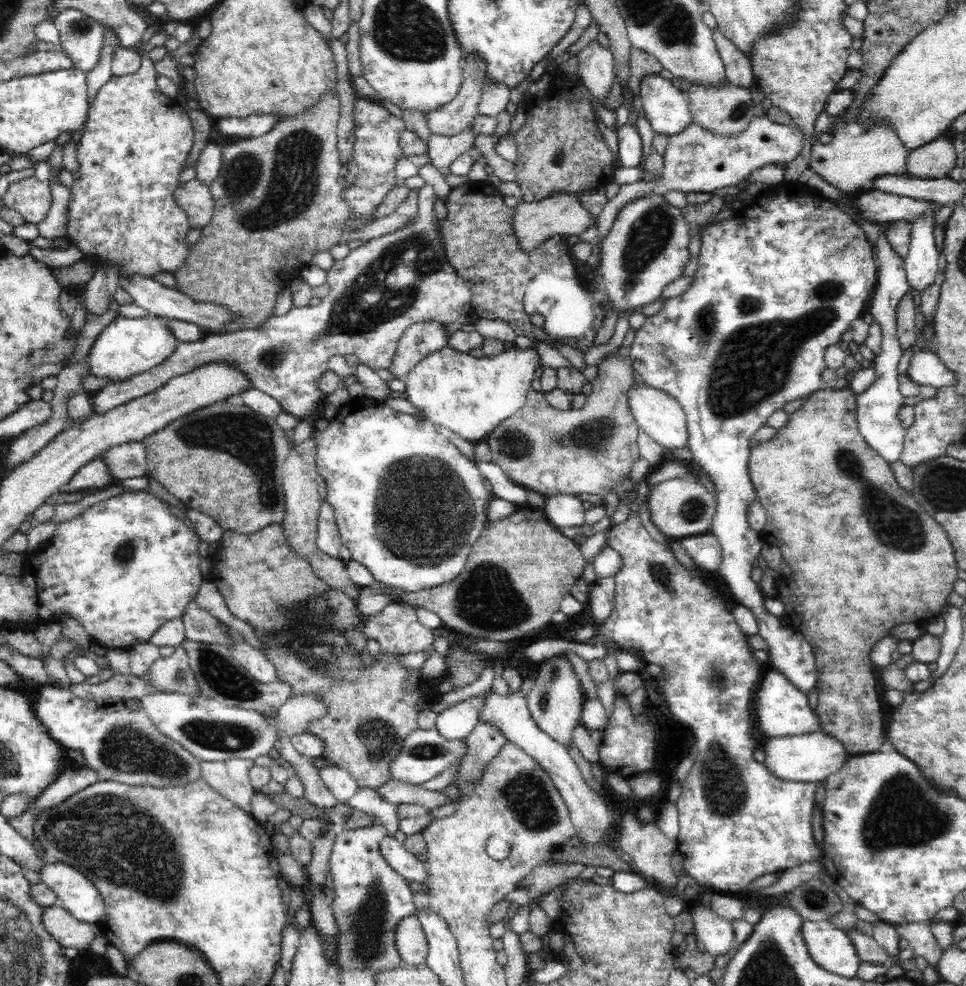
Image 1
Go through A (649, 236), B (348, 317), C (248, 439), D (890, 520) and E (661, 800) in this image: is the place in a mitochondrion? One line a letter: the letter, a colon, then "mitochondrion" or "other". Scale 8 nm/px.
A: mitochondrion
B: mitochondrion
C: mitochondrion
D: mitochondrion
E: other

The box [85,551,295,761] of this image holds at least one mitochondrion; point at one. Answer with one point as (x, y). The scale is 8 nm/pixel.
(215, 668)

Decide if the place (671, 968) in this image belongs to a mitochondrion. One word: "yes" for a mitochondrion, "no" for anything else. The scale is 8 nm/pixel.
no

